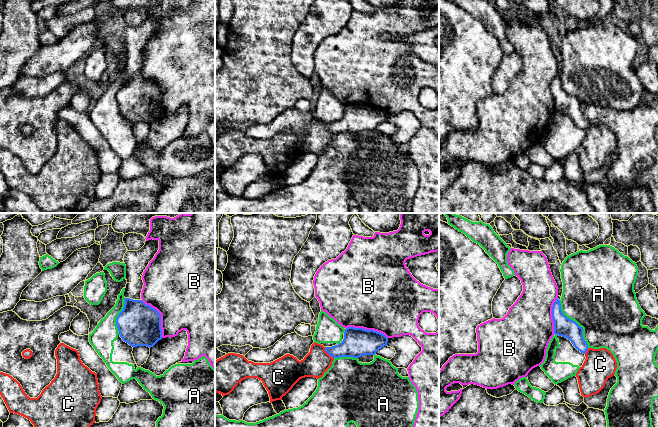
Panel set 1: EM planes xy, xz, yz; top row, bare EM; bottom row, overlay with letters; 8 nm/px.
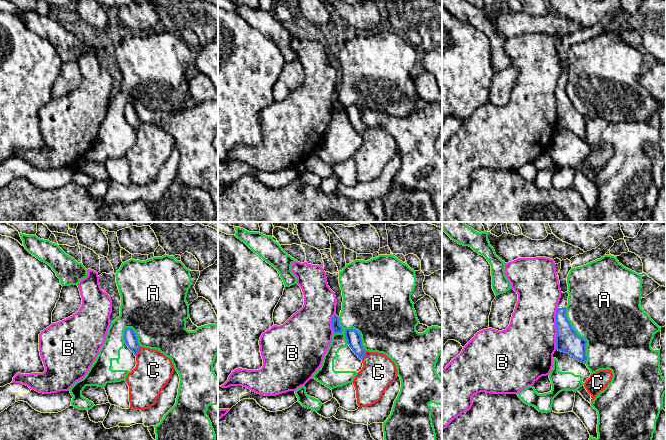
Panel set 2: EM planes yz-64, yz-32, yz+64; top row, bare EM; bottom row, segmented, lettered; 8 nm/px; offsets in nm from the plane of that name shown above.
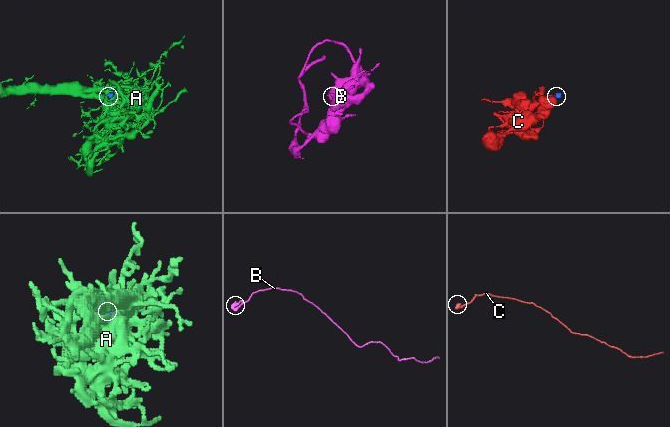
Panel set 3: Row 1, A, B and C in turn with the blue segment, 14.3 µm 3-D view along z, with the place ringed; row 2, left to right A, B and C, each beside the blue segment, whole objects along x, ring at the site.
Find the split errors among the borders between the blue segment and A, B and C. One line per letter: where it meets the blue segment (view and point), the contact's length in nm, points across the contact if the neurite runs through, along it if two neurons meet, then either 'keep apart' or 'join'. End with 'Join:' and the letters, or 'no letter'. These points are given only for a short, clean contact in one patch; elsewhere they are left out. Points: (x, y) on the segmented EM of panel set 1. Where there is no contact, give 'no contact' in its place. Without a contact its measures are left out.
A: meets blue in yz at (575, 322); contact 440 nm long; keep apart
B: meets blue in xy at (160, 316); contact 340 nm long; keep apart
C: meets blue in xz at (328, 353); contact 120 nm long; border along xz (324, 347), (333, 358); keep apart
Join: no letter

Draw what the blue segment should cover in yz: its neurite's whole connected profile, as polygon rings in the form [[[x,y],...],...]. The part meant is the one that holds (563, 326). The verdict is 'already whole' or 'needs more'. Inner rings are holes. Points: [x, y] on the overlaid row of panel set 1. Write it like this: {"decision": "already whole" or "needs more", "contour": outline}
{"decision": "already whole", "contour": [[[558,298],[552,307],[552,318],[554,334],[567,338],[578,351],[585,354],[588,350],[588,344],[583,338],[583,328],[563,314]]]}

